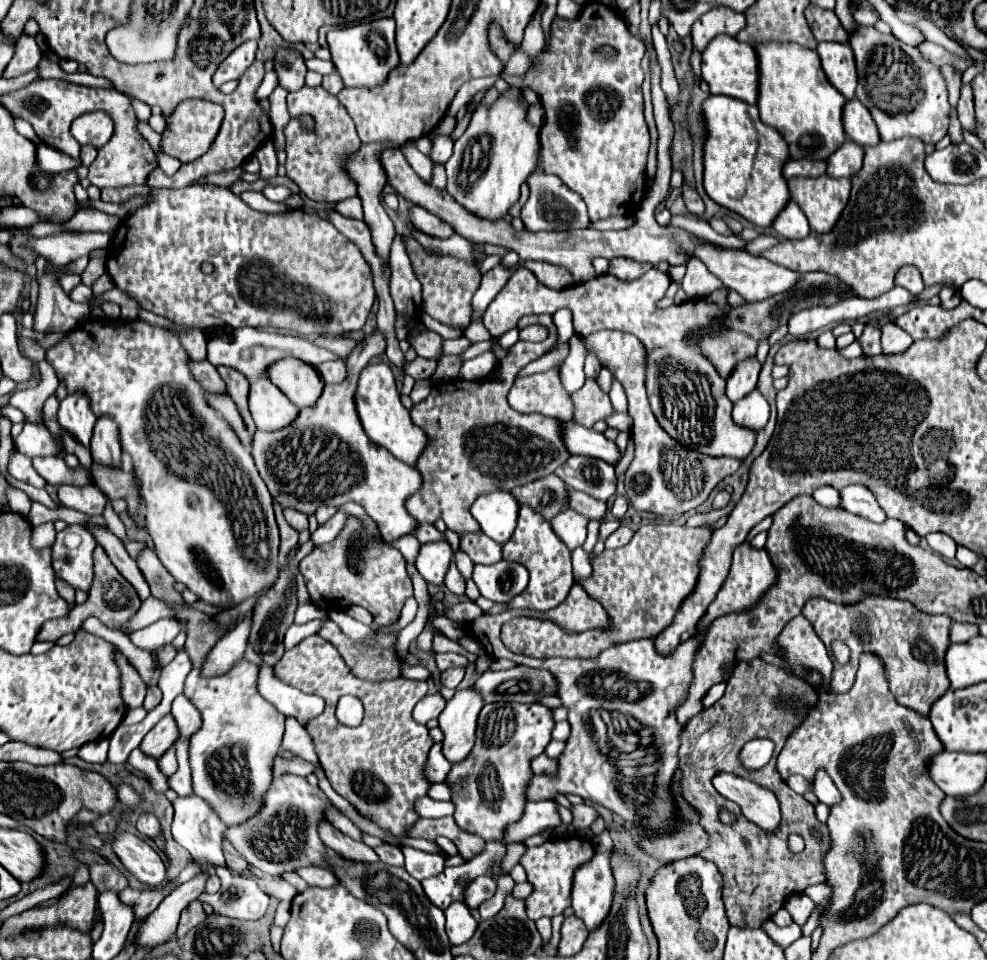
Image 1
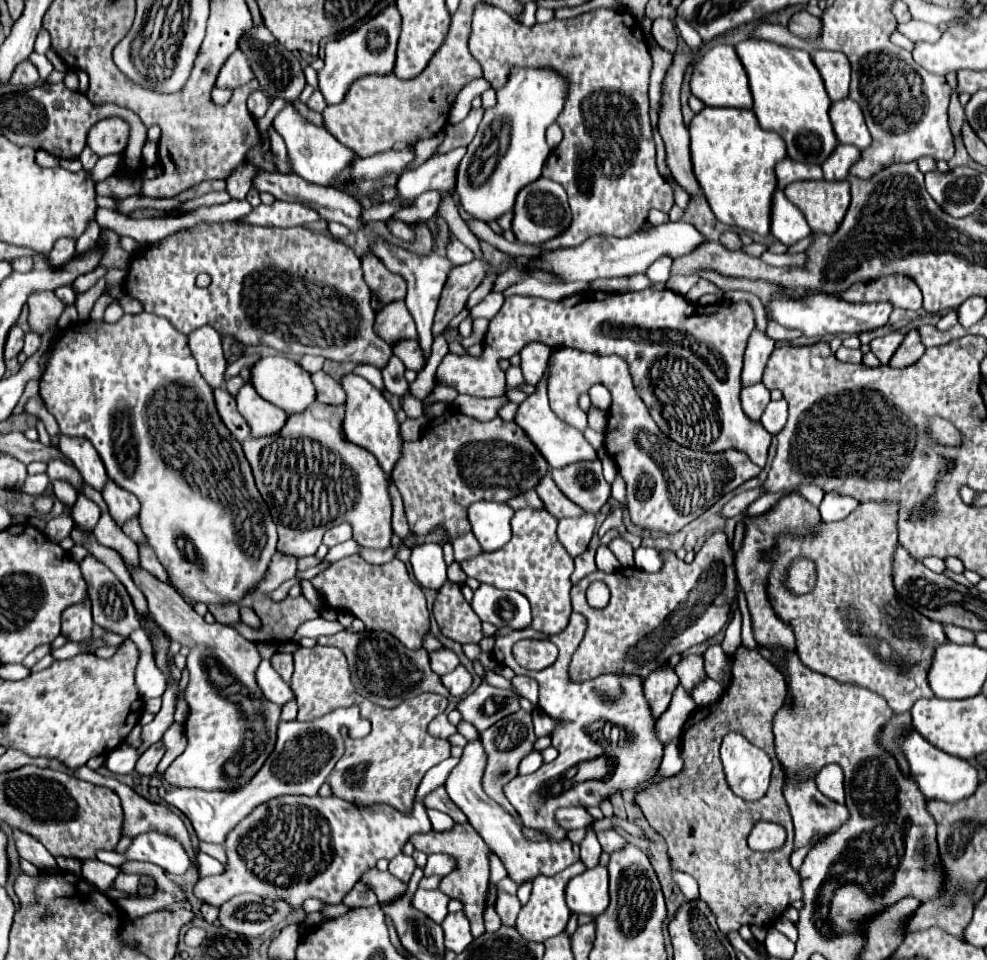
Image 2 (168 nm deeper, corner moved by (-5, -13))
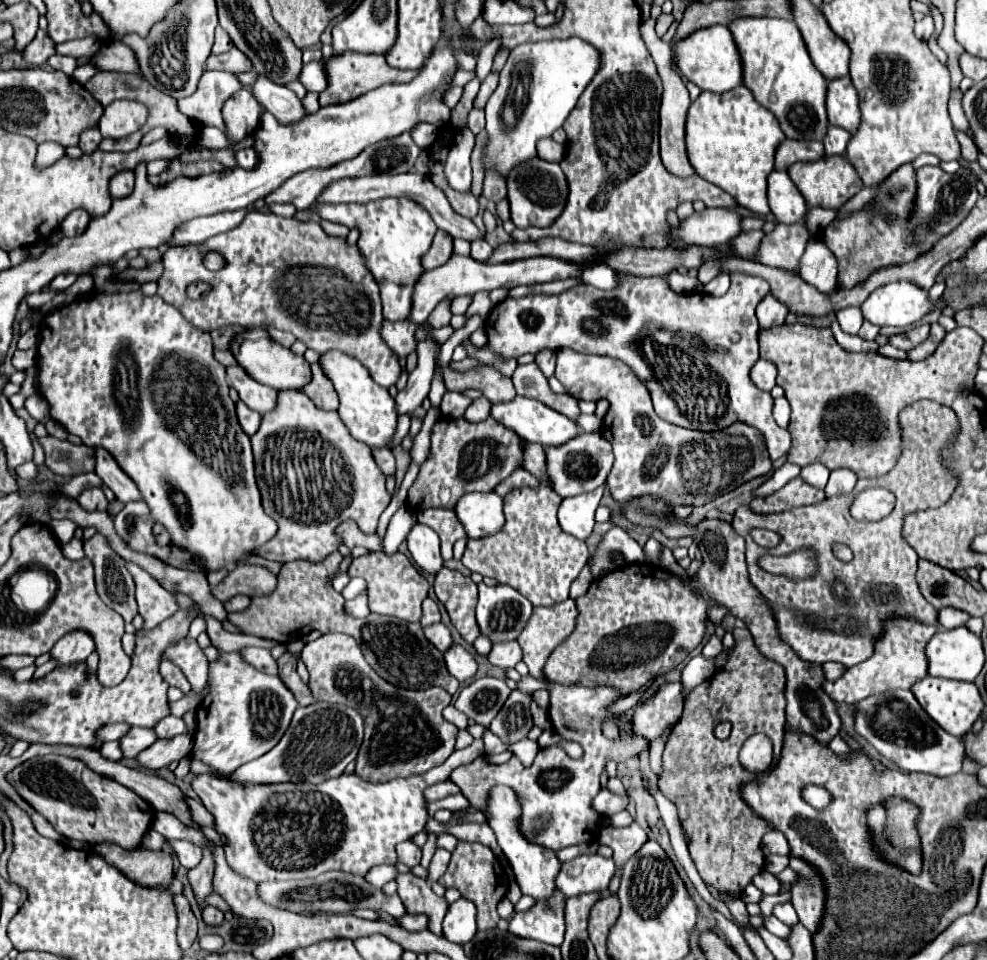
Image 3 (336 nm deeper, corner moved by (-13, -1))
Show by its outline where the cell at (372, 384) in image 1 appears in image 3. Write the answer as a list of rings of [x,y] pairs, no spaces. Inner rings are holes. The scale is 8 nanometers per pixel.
[[[340,351],[322,353],[320,367],[324,375],[332,381],[338,393],[338,399],[340,399],[338,415],[346,425],[346,429],[350,431],[350,435],[370,447],[386,447],[396,431],[396,403],[390,397],[388,389],[382,389],[380,385],[376,385],[370,373],[364,369],[364,365],[358,359]]]

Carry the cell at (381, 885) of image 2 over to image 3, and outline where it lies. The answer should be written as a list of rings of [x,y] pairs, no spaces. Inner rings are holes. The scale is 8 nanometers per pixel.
[[[400,873],[396,877],[396,883],[398,883],[398,895],[406,907],[406,911],[410,915],[426,915],[430,925],[428,929],[434,933],[434,935],[442,935],[442,919],[448,911],[448,905],[442,897],[436,897],[428,885],[426,879],[420,879],[420,877],[414,877],[412,873]]]

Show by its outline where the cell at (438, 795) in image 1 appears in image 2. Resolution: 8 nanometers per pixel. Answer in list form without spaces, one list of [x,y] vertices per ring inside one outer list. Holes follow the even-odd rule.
[[[428,809],[428,817],[432,821],[432,829],[434,831],[444,831],[444,829],[450,829],[454,825],[450,815],[446,815],[442,811],[436,811],[436,809]]]

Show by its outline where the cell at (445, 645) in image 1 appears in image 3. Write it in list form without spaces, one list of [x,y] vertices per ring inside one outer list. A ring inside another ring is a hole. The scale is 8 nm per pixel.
[[[430,597],[424,599],[424,603],[422,603],[422,619],[420,619],[422,627],[426,627],[426,625],[430,625],[430,623],[438,623],[438,621],[440,621],[438,605],[436,605]]]

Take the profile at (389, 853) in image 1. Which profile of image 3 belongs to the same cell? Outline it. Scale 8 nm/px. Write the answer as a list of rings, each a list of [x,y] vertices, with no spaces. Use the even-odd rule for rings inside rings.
[[[412,841],[400,843],[400,845],[396,847],[396,853],[398,853],[398,861],[404,863],[404,865],[408,865],[410,869],[420,863],[420,855],[422,855],[420,847],[416,847]]]

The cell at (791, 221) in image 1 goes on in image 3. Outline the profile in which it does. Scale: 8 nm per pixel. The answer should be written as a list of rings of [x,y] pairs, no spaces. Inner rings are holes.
[[[772,171],[768,175],[768,203],[776,221],[784,225],[792,225],[800,221],[808,211],[804,197],[792,185],[788,173],[782,171]]]

